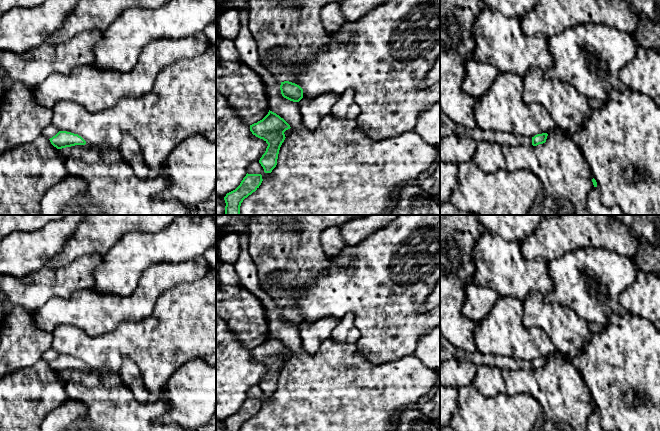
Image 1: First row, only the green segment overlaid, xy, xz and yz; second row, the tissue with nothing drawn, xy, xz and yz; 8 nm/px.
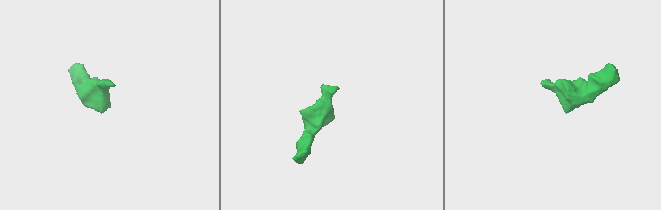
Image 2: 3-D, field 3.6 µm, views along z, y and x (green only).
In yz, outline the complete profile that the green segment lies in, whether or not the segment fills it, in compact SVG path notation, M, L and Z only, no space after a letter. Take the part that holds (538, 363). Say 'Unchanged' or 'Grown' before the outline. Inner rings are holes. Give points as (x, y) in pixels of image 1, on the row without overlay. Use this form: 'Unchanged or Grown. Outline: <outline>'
Grown. Outline: M542 357L542 358L537 358L534 361L519 361L520 367L523 369L533 369L537 370L539 368L543 368L546 366L548 358L547 357Z

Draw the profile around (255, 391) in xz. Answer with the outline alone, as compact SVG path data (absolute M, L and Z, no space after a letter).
M259 385L250 387L247 391L247 397L248 398L261 398L263 404L270 400L270 397L264 396L264 393L259 387Z

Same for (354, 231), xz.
M364 215L340 226L347 245L355 246L373 235L377 230L389 225L398 215Z

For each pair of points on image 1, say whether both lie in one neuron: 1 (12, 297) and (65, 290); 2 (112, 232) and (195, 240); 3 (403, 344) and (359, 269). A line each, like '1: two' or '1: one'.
1: one
2: two
3: one

